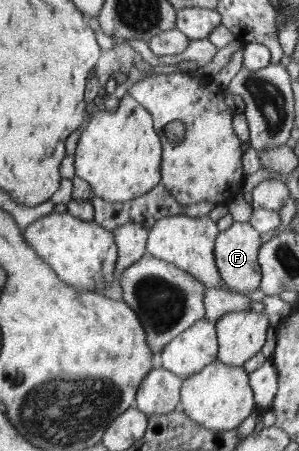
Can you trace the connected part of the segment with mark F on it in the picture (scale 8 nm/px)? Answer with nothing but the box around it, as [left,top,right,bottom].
[214,222,262,294]

